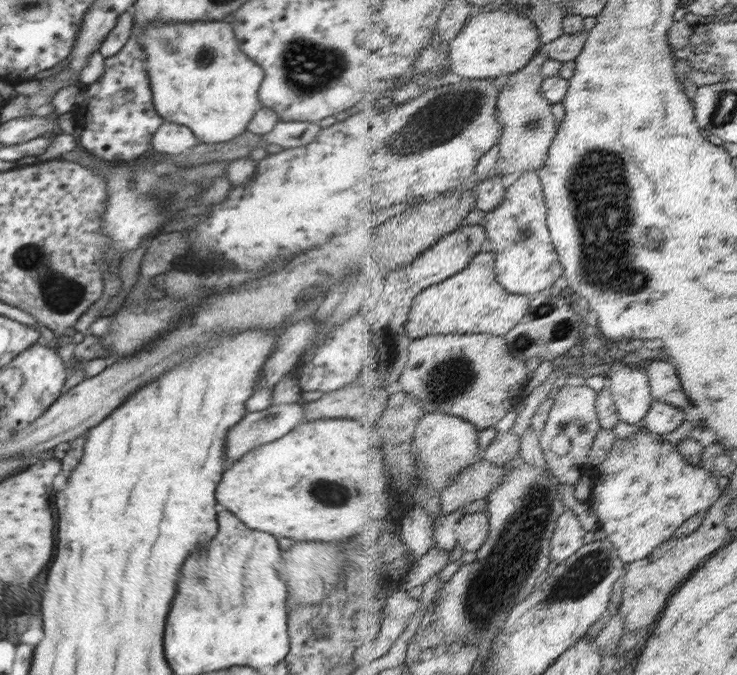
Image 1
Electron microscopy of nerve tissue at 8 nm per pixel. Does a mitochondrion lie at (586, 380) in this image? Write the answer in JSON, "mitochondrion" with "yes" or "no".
{"mitochondrion":"no"}

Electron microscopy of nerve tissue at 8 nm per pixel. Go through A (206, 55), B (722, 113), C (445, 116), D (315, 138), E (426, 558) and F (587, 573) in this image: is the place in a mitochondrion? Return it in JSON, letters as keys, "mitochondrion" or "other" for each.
{"A":"mitochondrion","B":"mitochondrion","C":"mitochondrion","D":"other","E":"other","F":"mitochondrion"}

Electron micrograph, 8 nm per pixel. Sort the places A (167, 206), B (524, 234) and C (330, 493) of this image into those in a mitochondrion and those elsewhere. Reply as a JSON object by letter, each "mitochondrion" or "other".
{"A":"mitochondrion","B":"mitochondrion","C":"mitochondrion"}

